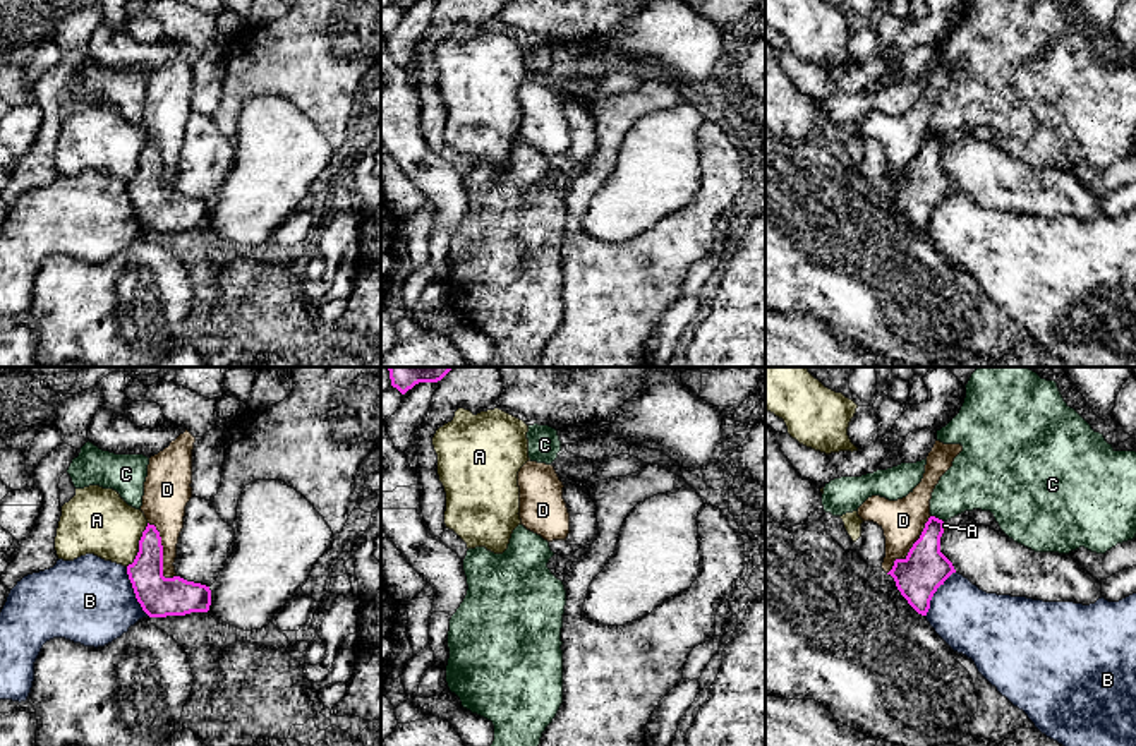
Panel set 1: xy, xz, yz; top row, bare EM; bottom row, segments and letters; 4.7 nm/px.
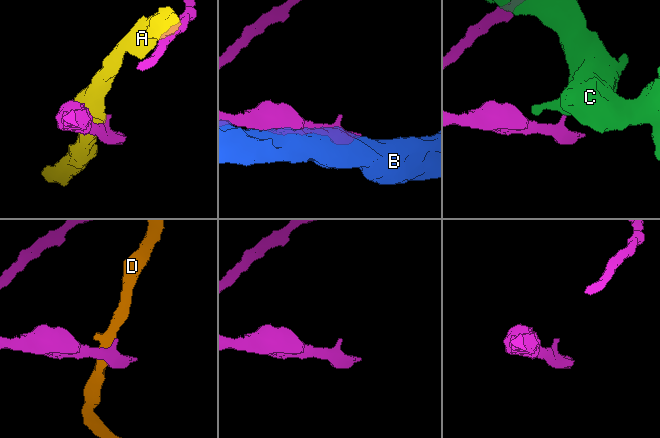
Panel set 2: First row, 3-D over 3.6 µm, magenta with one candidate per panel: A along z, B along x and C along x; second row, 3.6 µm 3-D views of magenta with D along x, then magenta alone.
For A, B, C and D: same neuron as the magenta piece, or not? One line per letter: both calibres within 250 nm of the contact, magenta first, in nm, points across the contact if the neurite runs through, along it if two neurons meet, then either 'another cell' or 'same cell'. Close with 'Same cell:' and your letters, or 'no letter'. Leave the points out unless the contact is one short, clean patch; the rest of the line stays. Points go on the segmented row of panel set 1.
A: 190 nm thick on the magenta side, 320 nm on the other; border along xy (148, 523), (136, 558), (126, 566); another cell
B: 190 nm thick on the magenta side, 420 nm on the other; another cell
C: 220 nm thick on the magenta side, 260 nm on the other; border along yz (932, 515), (942, 522); another cell
D: 190 nm thick on the magenta side, 200 nm on the other; another cell
Same cell: no letter

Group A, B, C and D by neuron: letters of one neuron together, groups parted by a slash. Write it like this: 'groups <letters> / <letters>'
groups A / B / C / D

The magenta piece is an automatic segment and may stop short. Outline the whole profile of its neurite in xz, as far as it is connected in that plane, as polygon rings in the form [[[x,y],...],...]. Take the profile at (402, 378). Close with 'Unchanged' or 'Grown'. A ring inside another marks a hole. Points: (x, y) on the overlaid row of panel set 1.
[[[388,367],[391,386],[402,394],[412,389],[419,382],[438,382],[453,367]]]. Unchanged

